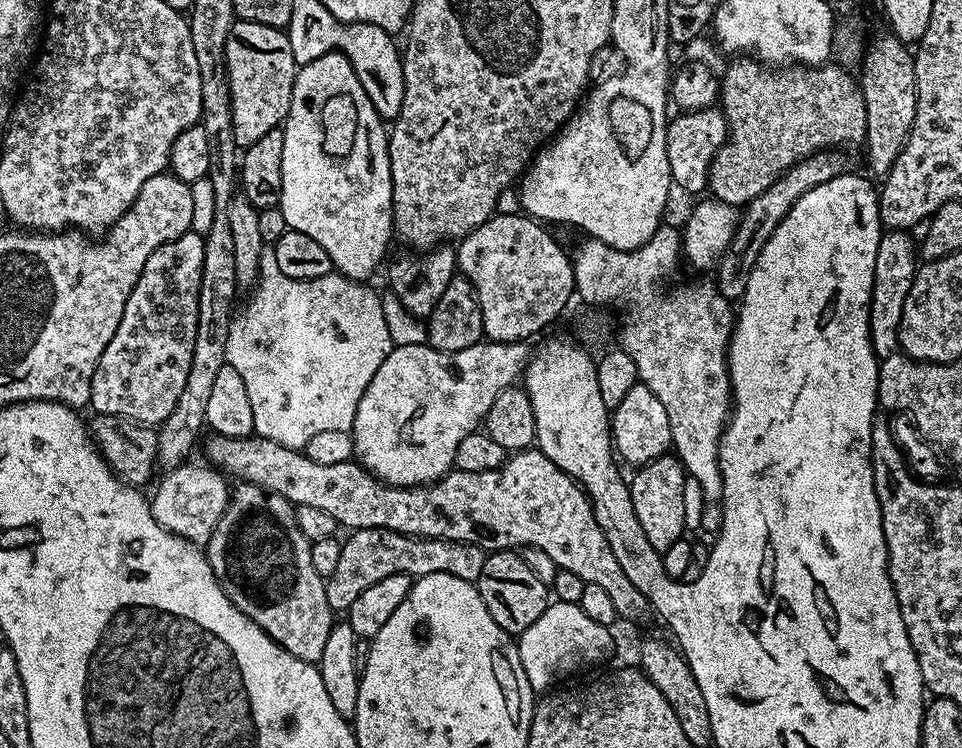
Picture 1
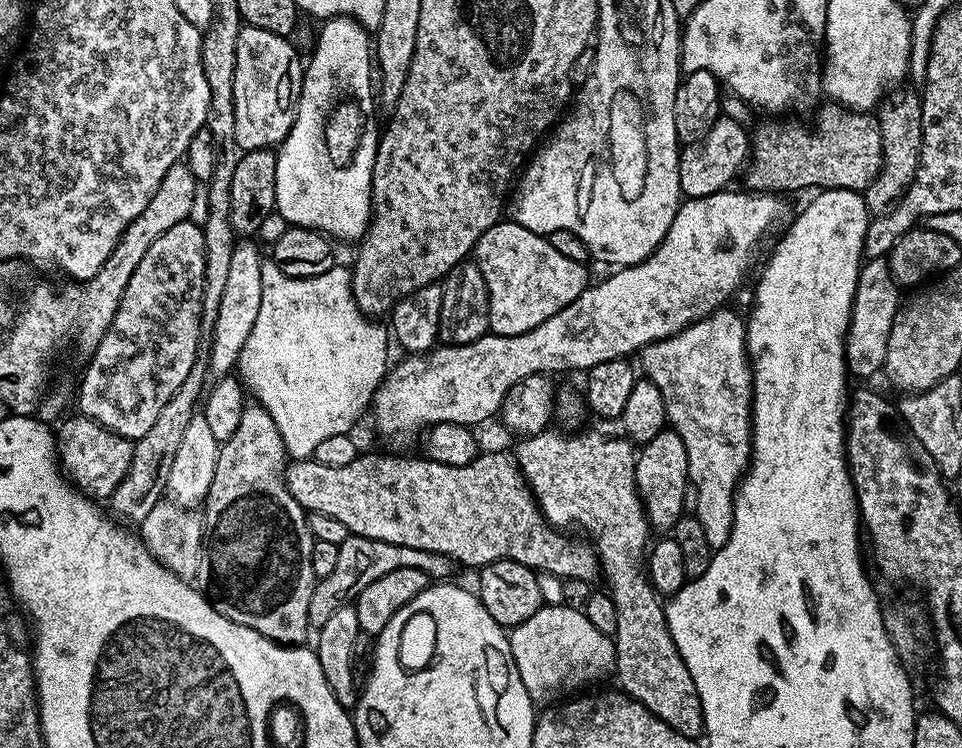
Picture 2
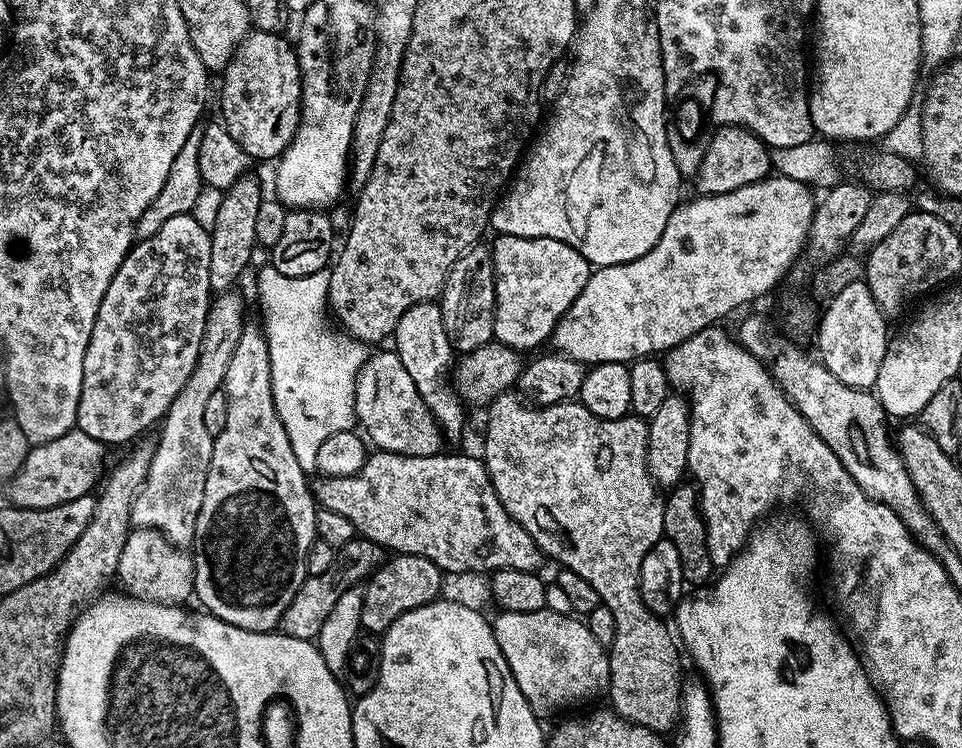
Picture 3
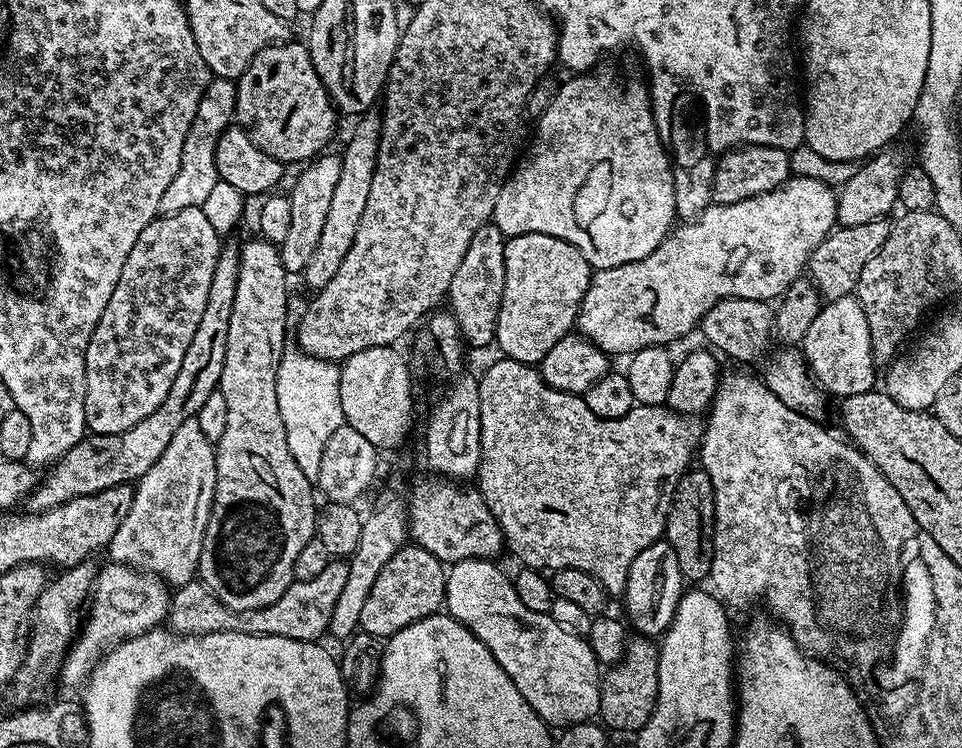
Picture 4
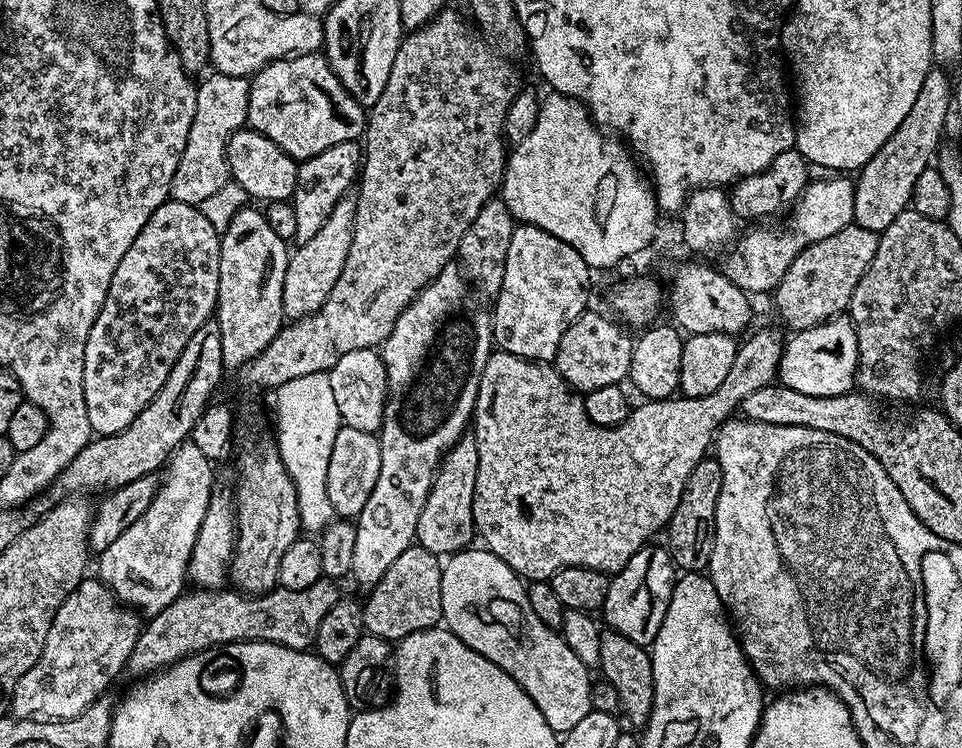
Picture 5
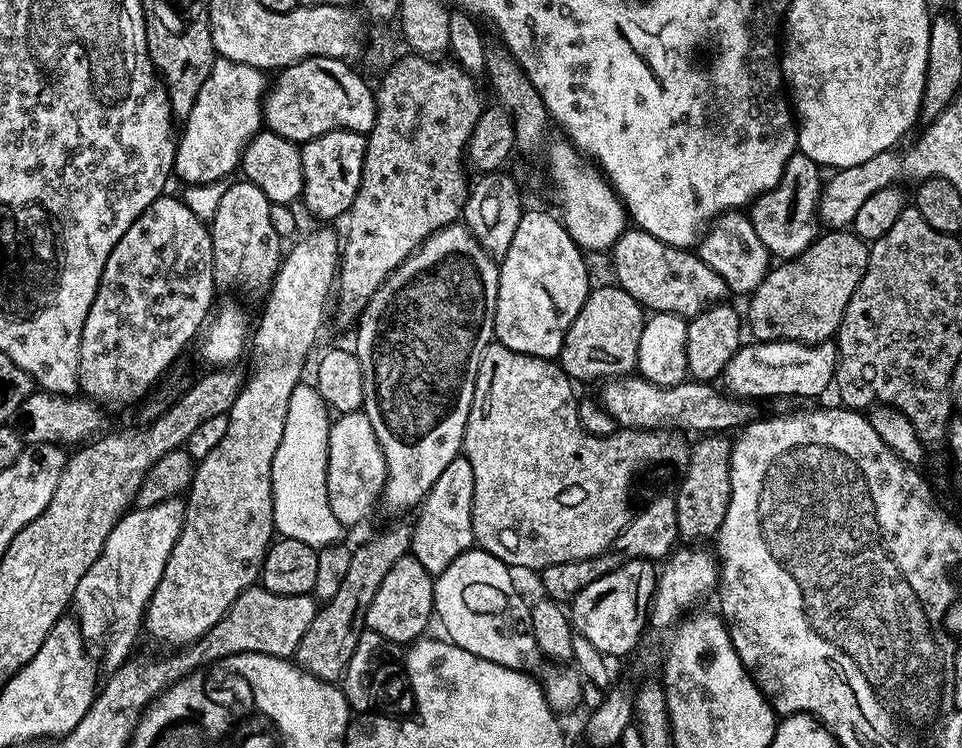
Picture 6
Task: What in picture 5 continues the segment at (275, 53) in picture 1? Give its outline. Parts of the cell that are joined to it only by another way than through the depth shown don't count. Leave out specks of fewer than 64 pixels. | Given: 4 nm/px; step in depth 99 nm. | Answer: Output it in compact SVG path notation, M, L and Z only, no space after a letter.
M307 52L304 56L272 60L251 77L247 127L270 138L297 162L314 158L314 154L322 154L322 150L330 150L338 142L359 141L365 123L365 108L338 82L323 54Z

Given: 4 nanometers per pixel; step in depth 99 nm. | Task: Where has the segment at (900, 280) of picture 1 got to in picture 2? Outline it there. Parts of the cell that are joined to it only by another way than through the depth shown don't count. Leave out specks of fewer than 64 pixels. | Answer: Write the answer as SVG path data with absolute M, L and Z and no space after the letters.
M865 259L854 290L852 320L848 323L848 338L844 341L844 357L848 360L848 371L853 377L872 376L883 369L886 346L890 342L890 326L894 326L896 313L902 303L901 289L892 276L887 259Z

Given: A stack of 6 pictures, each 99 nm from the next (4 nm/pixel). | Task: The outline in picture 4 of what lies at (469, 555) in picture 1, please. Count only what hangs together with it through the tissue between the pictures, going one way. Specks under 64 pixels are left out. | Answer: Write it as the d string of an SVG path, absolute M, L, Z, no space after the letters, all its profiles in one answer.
M344 558L329 559L326 570L318 574L318 578L309 580L293 580L292 585L274 602L265 608L259 608L253 612L231 612L214 594L205 586L204 581L197 578L188 584L179 585L171 593L168 601L167 627L171 631L182 636L205 636L215 632L248 632L251 636L277 636L278 638L290 638L291 640L310 640L313 642L321 639L320 635L325 635L330 626L330 614L334 614L334 602L338 594L342 594L342 586L346 586L346 574L348 573L348 560Z

